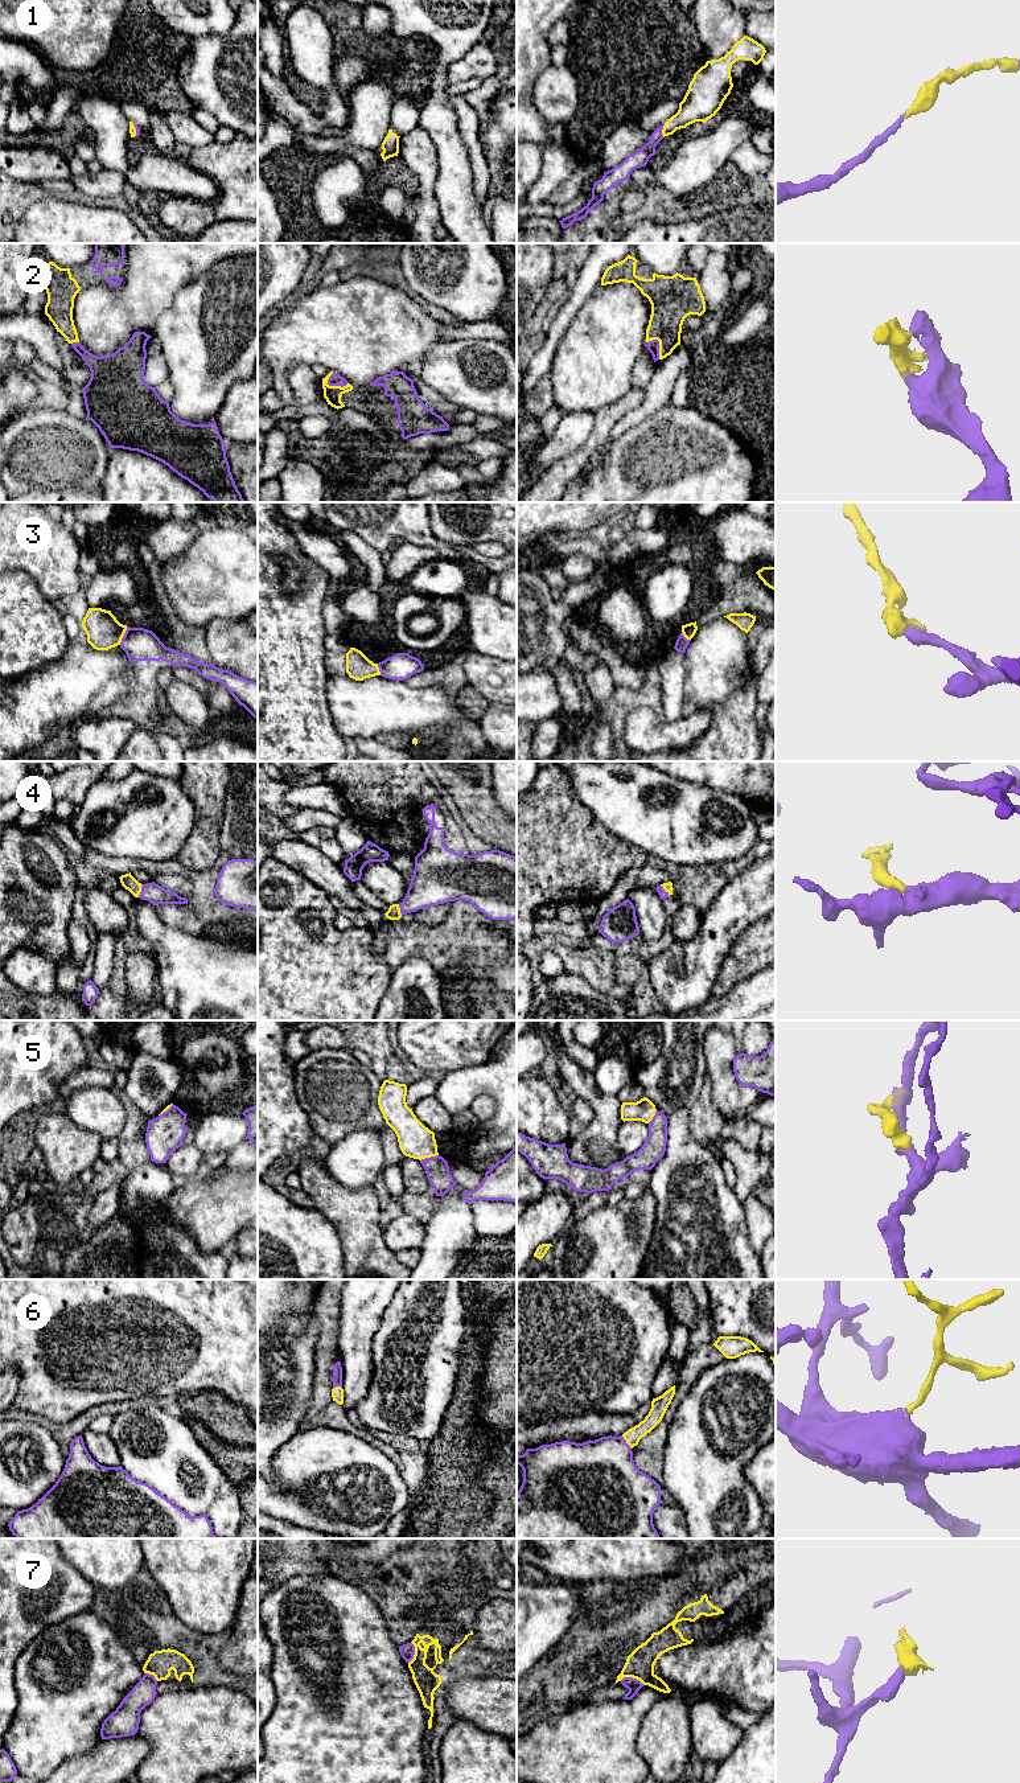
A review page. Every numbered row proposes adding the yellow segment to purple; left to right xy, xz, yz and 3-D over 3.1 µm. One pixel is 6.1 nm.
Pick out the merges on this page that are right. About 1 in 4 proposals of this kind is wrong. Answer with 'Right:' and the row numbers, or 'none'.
Right: 1, 2, 4, 5, 6

